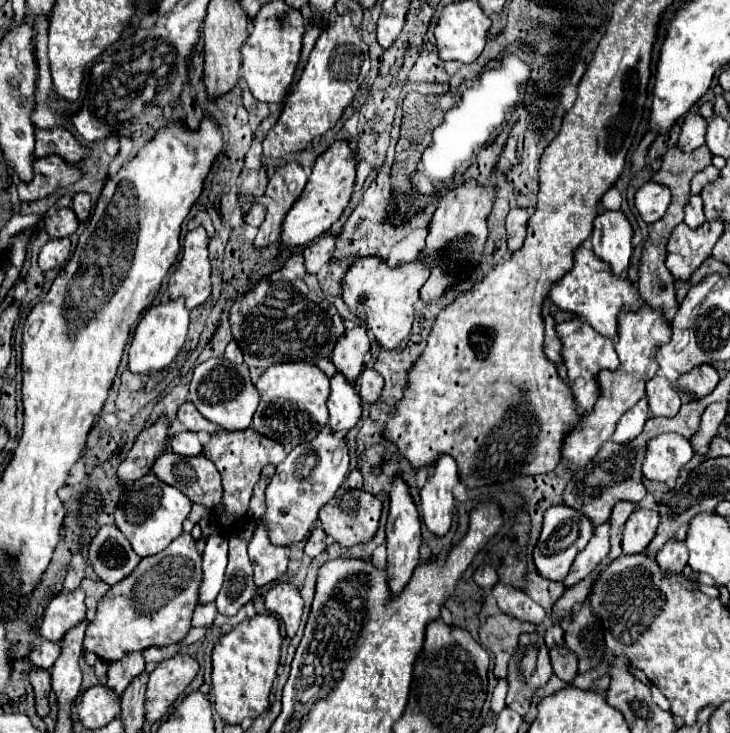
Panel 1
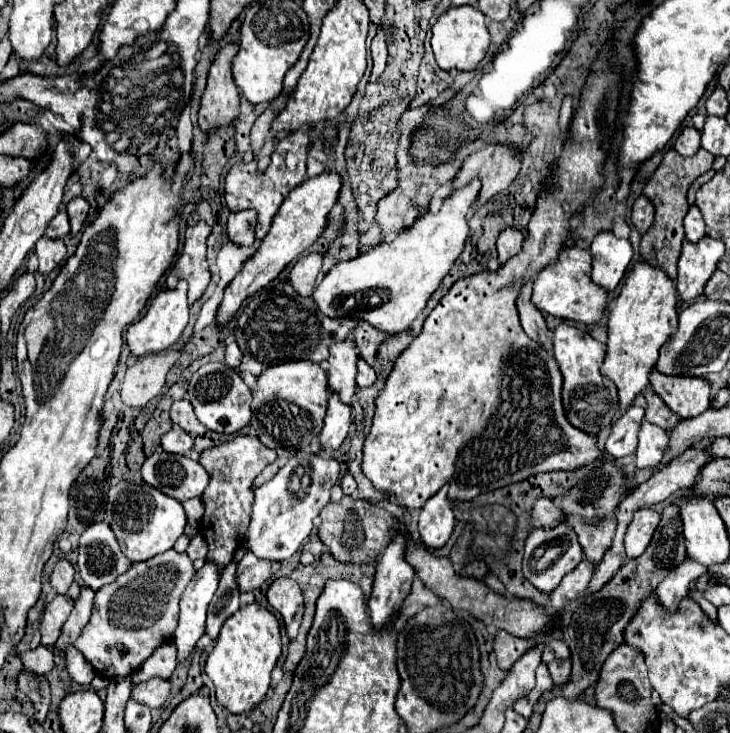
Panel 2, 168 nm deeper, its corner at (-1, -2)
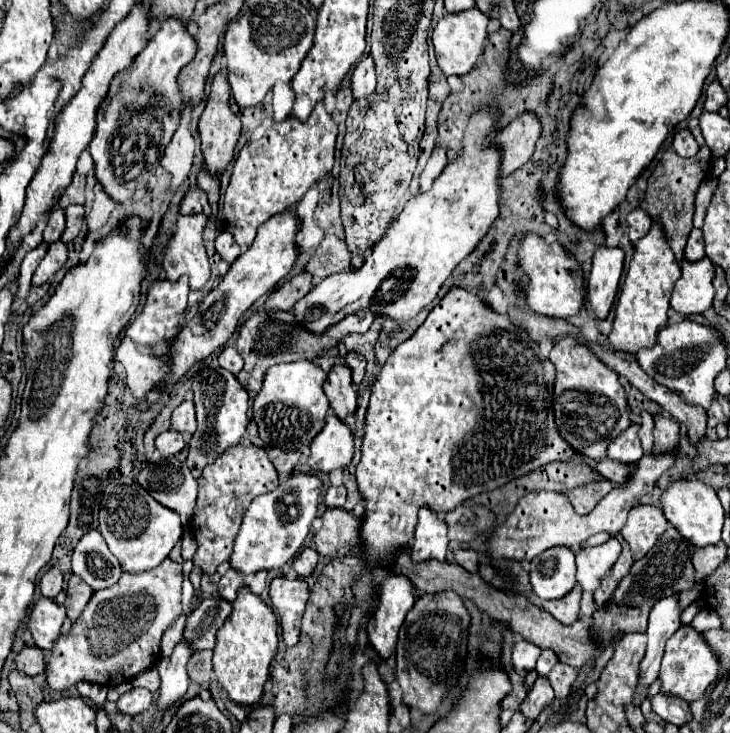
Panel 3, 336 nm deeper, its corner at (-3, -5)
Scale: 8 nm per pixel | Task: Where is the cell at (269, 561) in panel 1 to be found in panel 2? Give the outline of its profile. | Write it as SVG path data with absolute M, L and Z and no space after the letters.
M247 551L243 555L243 559L237 565L237 583L241 591L255 591L259 589L263 583L267 583L273 575L271 569L271 561L265 559L257 559L251 551Z

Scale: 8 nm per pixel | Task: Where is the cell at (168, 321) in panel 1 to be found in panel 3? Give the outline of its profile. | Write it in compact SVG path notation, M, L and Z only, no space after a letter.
M179 278L177 282L169 282L169 280L155 280L149 288L147 288L147 300L145 306L141 310L141 314L129 322L125 334L143 346L153 346L159 340L165 338L173 338L177 334L177 326L181 316L187 310L187 294L189 294L189 282L187 278Z

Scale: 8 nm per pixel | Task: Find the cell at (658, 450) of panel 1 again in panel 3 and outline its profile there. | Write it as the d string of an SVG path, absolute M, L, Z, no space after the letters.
M643 410L641 412L641 428L639 428L639 438L641 438L641 444L643 444L643 450L645 454L651 454L653 450L653 416Z

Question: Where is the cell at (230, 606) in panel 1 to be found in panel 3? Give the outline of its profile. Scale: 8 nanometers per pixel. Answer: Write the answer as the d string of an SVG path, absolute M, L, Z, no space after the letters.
M203 598L199 608L191 612L187 618L187 626L183 632L183 640L193 648L213 648L215 634L231 614L231 602L221 598Z

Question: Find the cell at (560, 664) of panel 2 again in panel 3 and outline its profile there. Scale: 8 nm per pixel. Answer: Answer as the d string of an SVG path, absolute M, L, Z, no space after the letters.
M555 664L553 670L549 672L549 682L555 690L555 698L559 700L565 700L569 694L571 694L571 688L573 688L573 682L577 678L577 670L567 666L567 664Z

